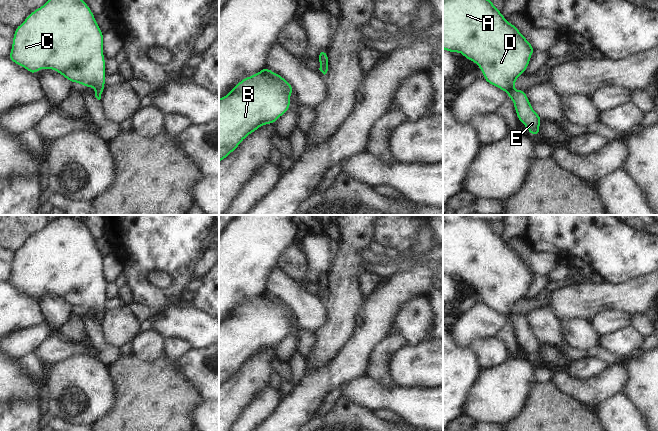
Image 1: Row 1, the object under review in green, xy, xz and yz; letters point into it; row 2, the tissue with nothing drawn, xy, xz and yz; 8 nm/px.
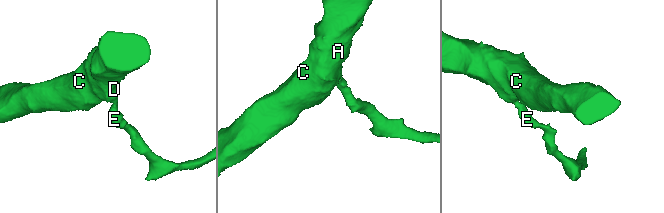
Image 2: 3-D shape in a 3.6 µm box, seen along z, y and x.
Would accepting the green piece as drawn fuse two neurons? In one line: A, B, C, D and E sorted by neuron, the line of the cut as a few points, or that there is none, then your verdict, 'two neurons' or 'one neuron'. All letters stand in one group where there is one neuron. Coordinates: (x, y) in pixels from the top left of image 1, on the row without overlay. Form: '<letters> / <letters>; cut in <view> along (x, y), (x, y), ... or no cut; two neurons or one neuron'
A B C D E; no cut; one neuron

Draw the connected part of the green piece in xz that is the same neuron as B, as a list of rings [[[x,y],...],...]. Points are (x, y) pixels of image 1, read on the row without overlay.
[[[264,291],[259,297],[241,304],[226,320],[219,323],[219,386],[231,378],[250,357],[260,350],[276,346],[290,332],[291,308],[279,298]]]

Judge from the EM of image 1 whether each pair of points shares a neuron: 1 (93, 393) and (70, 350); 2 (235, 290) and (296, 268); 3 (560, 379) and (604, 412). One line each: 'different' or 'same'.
1: different
2: different
3: different

